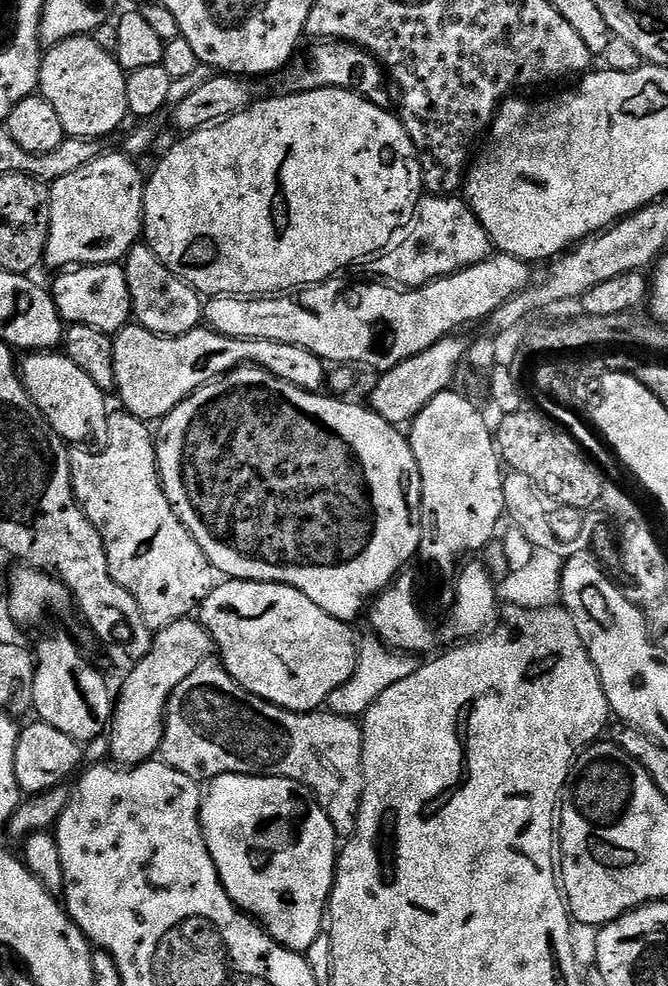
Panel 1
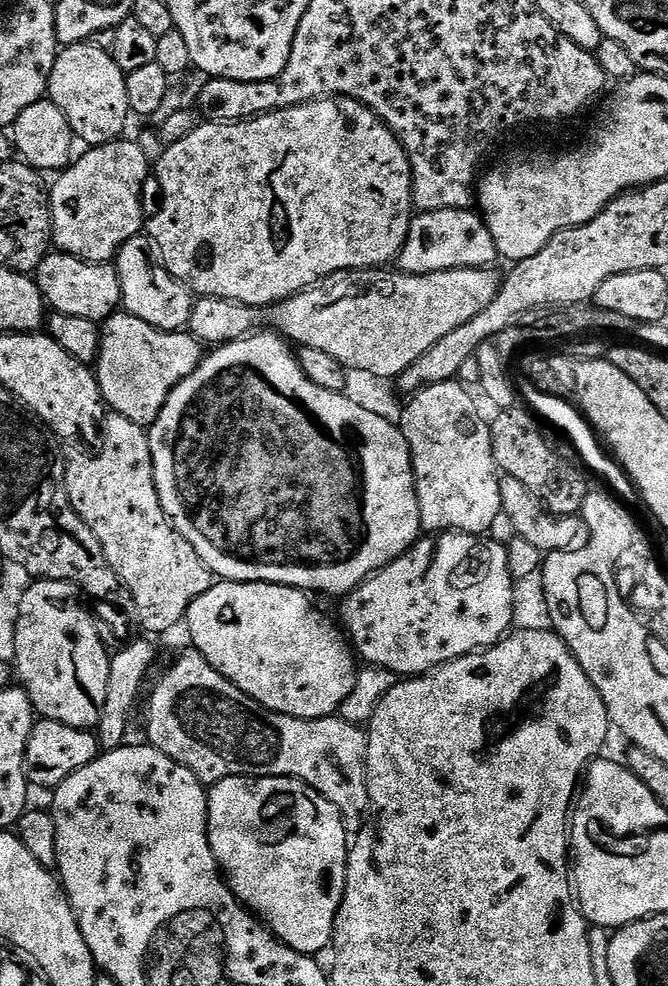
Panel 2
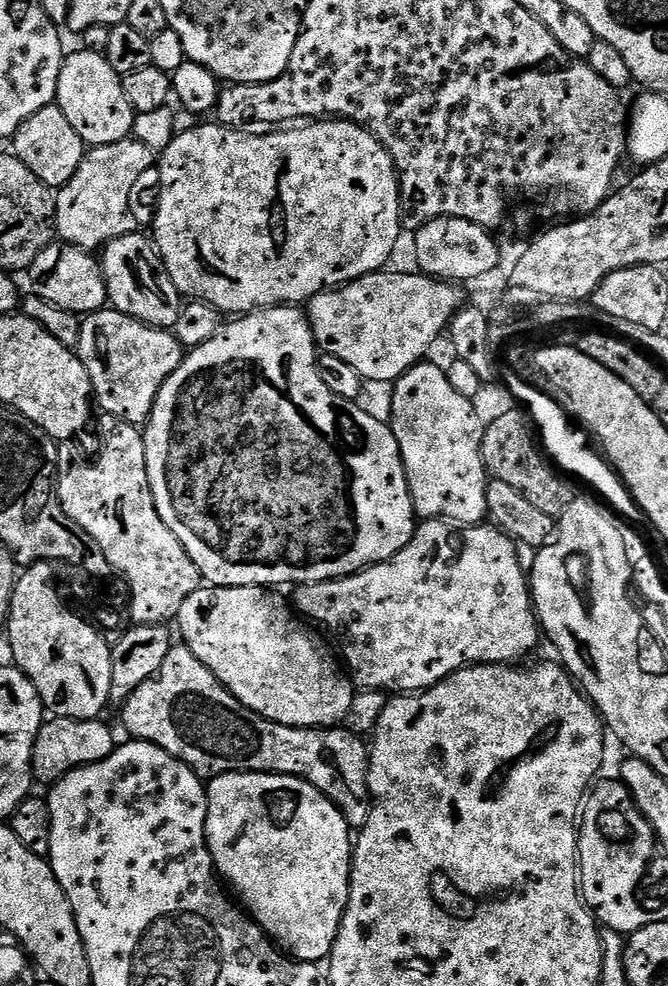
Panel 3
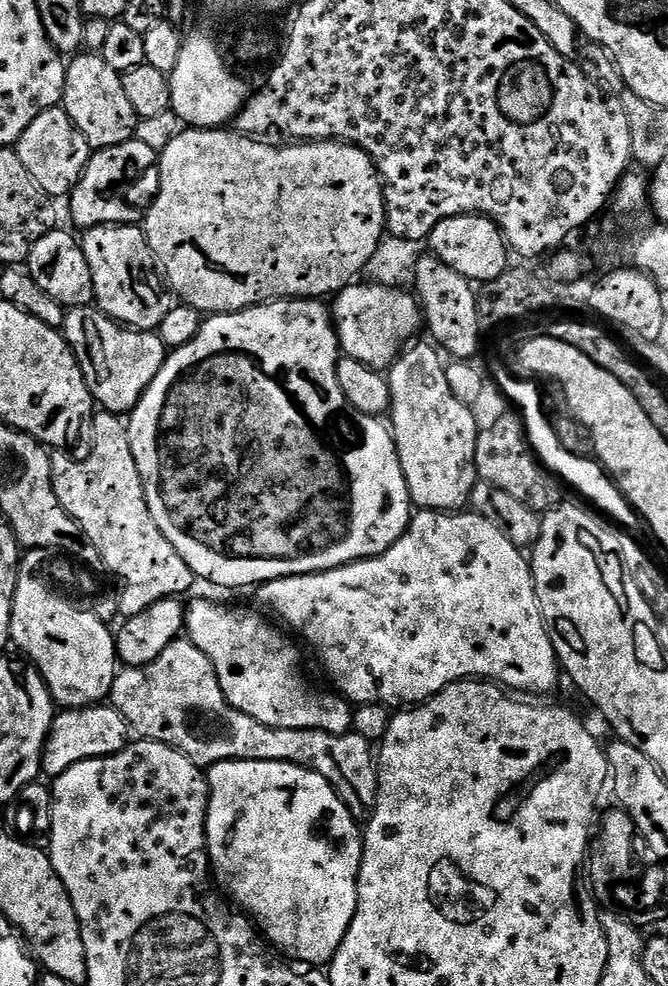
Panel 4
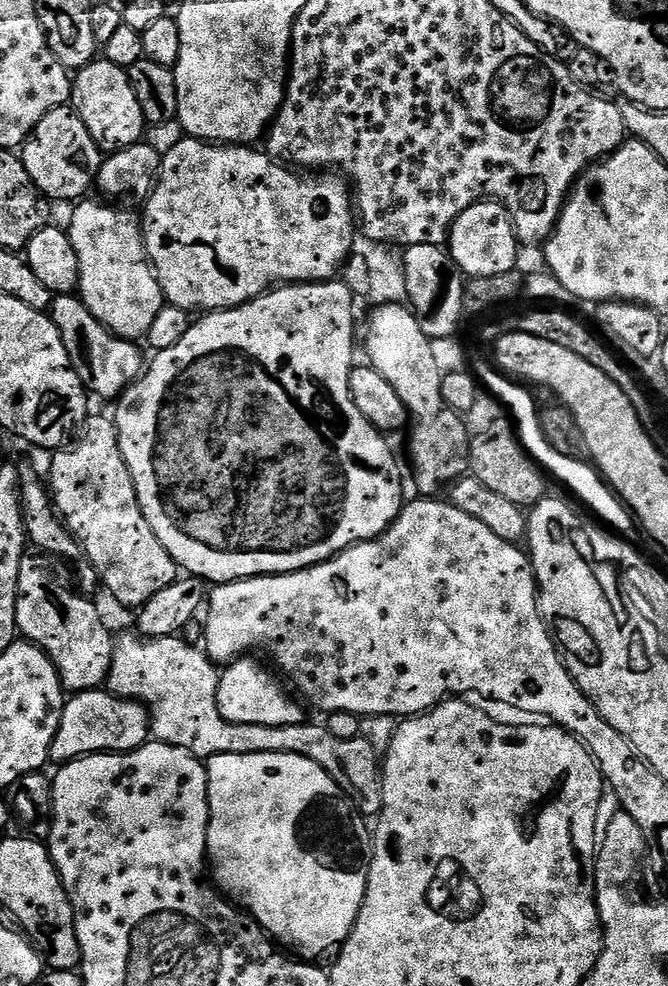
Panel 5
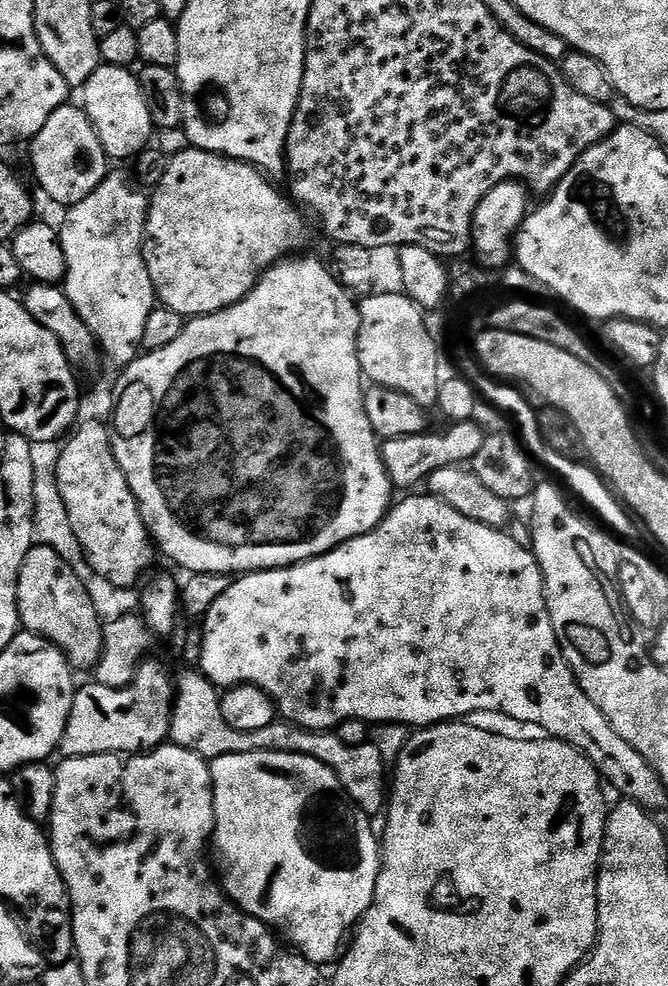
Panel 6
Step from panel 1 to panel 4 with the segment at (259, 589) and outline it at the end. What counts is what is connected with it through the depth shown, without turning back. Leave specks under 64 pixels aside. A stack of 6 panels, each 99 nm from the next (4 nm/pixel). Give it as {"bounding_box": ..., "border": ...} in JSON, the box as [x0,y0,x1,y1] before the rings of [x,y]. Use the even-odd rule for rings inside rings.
{"bounding_box":[184,600,353,736],"border":[[[196,600],[187,605],[184,627],[187,639],[210,658],[230,706],[242,710],[254,722],[262,722],[267,728],[322,730],[335,736],[353,731],[353,705],[335,691],[319,692],[308,684],[300,669],[299,650],[258,613],[239,612],[212,600]]]}

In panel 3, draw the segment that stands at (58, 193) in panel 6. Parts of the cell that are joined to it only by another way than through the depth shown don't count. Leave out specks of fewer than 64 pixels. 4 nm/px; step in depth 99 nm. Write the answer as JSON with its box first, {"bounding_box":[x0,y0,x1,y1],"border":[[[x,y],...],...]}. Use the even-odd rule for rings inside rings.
{"bounding_box":[10,107,86,190],"border":[[[58,107],[38,110],[16,132],[10,141],[10,148],[14,155],[25,164],[47,188],[59,190],[78,174],[78,166],[82,162],[86,151],[84,139],[70,126],[66,114]]]}

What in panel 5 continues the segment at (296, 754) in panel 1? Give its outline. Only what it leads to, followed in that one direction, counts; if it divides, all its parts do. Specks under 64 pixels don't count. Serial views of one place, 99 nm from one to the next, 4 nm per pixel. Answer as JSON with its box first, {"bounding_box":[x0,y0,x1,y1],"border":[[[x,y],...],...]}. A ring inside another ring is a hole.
{"bounding_box":[106,632,384,818],"border":[[[132,632],[115,637],[106,688],[121,700],[135,700],[147,708],[151,735],[159,743],[185,748],[201,758],[263,752],[289,752],[305,756],[318,762],[318,766],[322,766],[322,770],[338,782],[340,789],[361,813],[364,811],[371,818],[379,817],[384,804],[382,760],[370,742],[359,738],[334,738],[323,723],[305,722],[285,728],[267,728],[226,722],[216,705],[220,672],[199,647],[191,648],[180,636],[149,640]]]}

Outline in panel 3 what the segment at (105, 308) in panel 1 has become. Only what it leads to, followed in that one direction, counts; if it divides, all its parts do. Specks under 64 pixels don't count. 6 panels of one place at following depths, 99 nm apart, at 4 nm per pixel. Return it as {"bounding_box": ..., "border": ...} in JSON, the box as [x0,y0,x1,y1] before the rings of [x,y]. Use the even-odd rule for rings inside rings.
{"bounding_box":[26,244,109,314],"border":[[[47,244],[26,270],[26,277],[28,276],[29,282],[32,283],[31,295],[46,298],[46,302],[54,302],[54,306],[62,306],[62,310],[77,314],[100,311],[109,303],[108,287],[104,281],[101,261],[92,256],[95,255],[89,249],[73,244]]]}

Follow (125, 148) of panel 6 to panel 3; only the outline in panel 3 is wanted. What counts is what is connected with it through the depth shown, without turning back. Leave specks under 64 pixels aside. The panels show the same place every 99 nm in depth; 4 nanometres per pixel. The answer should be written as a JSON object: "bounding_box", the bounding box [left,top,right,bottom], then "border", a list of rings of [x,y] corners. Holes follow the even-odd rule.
{"bounding_box":[54,51,137,148],"border":[[[69,51],[64,58],[64,65],[58,74],[58,90],[54,101],[55,107],[66,114],[70,126],[78,130],[85,145],[97,148],[114,142],[122,142],[133,135],[137,112],[126,98],[122,77],[110,66],[103,52]]]}

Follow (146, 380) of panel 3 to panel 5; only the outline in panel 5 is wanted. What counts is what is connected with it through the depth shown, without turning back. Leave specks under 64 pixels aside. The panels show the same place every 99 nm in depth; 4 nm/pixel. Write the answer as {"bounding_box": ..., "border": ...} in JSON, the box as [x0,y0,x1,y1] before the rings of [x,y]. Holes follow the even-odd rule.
{"bounding_box":[50,295,146,398],"border":[[[57,295],[52,301],[50,315],[54,326],[58,326],[58,334],[62,334],[62,342],[66,346],[70,362],[82,378],[85,389],[93,397],[119,398],[131,384],[140,379],[146,368],[146,356],[144,360],[133,341],[121,340],[119,336],[113,336],[109,328],[102,326],[102,322],[98,322],[98,318],[90,314],[79,295]]]}

